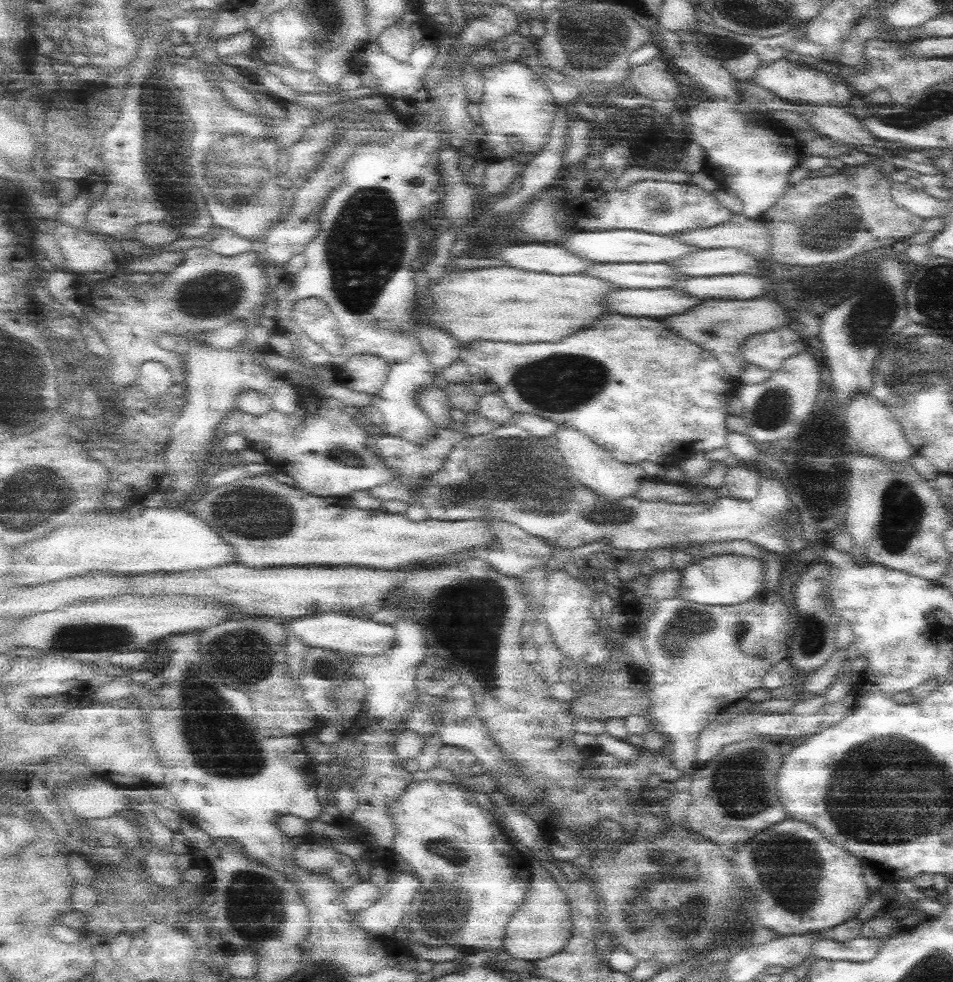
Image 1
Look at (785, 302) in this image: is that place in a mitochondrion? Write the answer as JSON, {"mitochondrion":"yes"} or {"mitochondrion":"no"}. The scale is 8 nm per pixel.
{"mitochondrion":"no"}

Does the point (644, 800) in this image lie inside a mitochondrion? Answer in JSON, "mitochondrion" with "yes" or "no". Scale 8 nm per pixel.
{"mitochondrion":"no"}

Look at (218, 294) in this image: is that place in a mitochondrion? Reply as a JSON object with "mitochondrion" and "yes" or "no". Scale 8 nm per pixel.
{"mitochondrion":"yes"}

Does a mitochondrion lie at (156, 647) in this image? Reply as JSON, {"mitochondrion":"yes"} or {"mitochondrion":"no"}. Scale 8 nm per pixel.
{"mitochondrion":"no"}

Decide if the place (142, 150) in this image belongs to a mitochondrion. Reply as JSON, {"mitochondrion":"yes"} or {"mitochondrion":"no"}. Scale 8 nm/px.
{"mitochondrion":"yes"}

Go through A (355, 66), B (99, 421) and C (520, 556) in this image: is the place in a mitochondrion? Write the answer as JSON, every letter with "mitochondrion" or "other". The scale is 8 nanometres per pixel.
{"A":"other","B":"other","C":"other"}

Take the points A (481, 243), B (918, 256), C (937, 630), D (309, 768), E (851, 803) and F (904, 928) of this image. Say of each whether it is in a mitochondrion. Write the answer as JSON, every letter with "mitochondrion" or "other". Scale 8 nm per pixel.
{"A":"other","B":"other","C":"other","D":"other","E":"mitochondrion","F":"other"}

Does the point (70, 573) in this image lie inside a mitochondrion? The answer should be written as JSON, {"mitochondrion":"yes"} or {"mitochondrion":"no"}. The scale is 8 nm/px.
{"mitochondrion":"no"}

